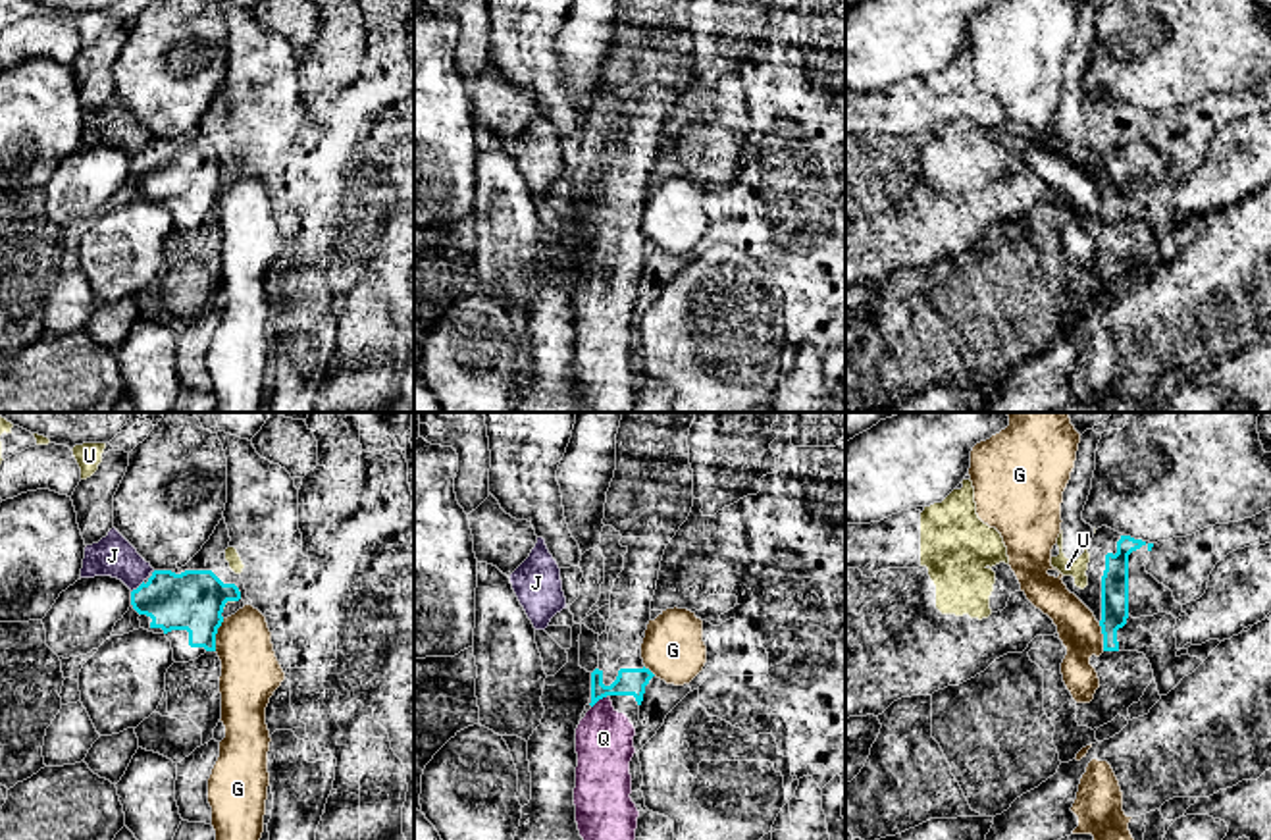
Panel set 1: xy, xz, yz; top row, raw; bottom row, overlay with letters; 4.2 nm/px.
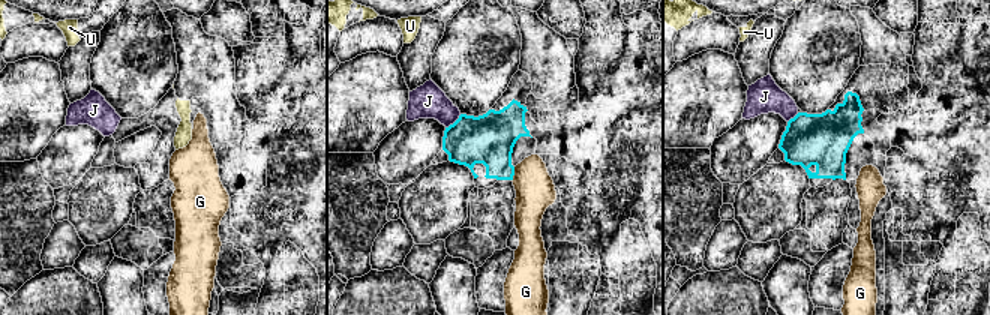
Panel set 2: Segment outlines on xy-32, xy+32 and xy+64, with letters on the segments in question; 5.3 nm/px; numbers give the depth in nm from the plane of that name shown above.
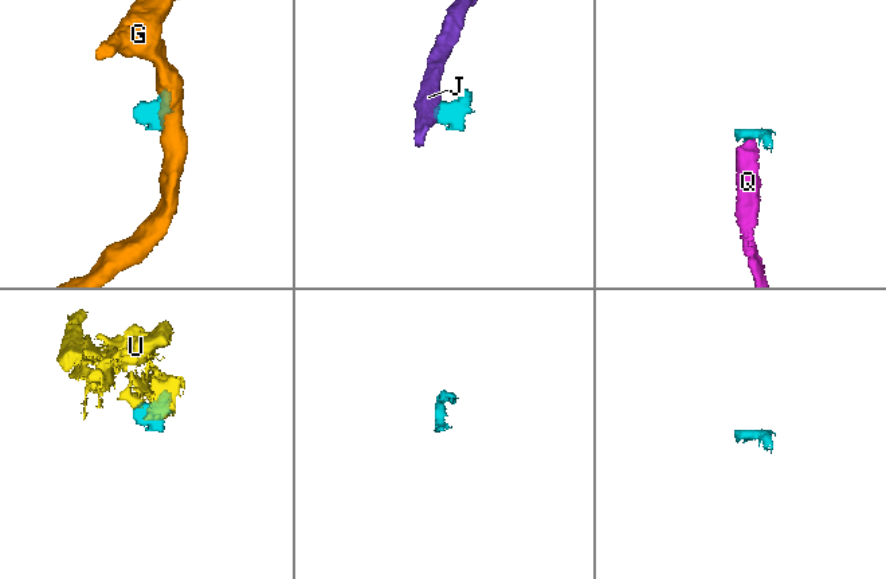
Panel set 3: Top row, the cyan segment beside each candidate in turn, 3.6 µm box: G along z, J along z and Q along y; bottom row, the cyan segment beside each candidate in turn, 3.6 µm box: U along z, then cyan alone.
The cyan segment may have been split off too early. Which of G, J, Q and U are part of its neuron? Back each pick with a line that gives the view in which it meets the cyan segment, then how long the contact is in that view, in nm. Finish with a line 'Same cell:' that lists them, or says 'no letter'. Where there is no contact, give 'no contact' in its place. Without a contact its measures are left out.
Q: contact in xz; length 80 nm
Same cell: Q

